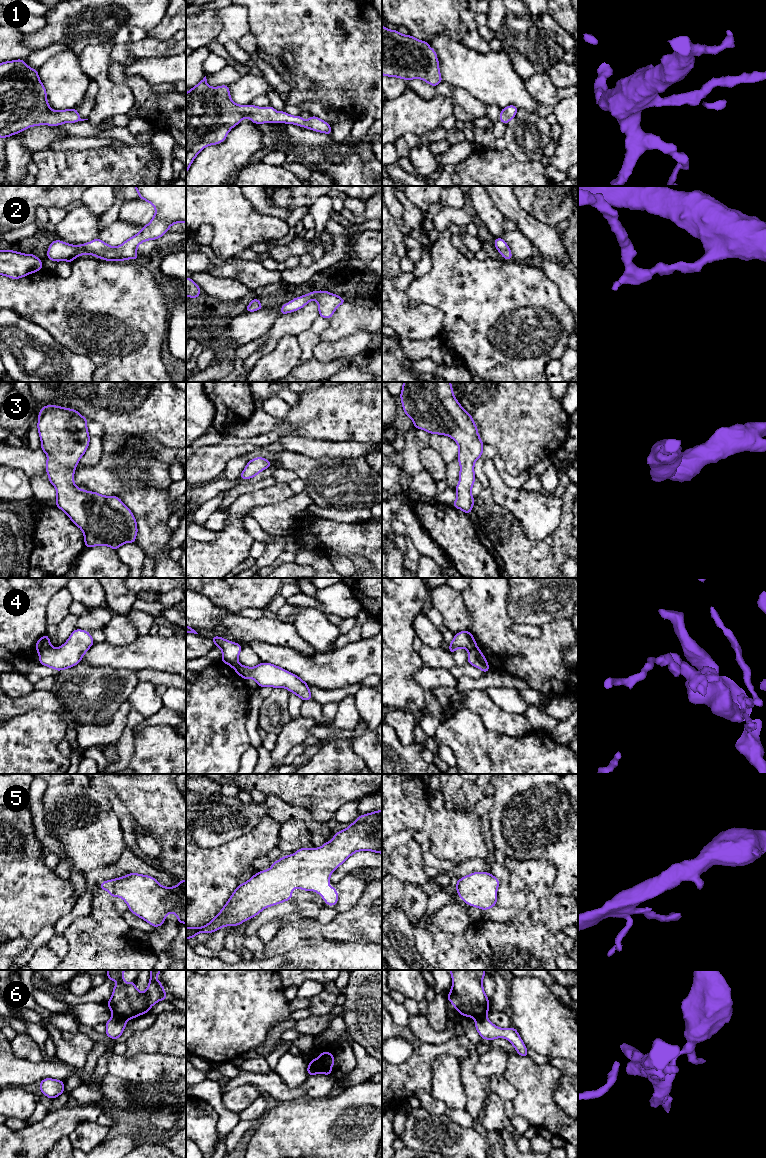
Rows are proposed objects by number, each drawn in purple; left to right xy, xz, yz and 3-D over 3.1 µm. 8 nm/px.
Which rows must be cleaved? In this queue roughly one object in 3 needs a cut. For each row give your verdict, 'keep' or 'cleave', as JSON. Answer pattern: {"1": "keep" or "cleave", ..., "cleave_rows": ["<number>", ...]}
{"1": "keep", "2": "keep", "3": "keep", "4": "cleave", "5": "keep", "6": "cleave", "cleave_rows": ["4", "6"]}

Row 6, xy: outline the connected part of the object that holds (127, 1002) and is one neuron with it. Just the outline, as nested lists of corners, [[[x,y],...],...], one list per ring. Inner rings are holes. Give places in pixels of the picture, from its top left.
[[[108,970],[107,979],[119,982],[113,987],[113,993],[106,1005],[113,1016],[122,1020],[130,1020],[142,1014],[148,1013],[150,1008],[158,1001],[168,999],[164,987],[156,975],[161,970],[150,970],[149,984],[144,993],[135,986],[135,980],[129,983],[124,981],[125,970]]]

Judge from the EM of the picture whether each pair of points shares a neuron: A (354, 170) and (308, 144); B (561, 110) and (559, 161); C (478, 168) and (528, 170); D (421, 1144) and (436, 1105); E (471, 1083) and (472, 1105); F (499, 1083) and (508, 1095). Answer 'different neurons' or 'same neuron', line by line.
A: same neuron
B: same neuron
C: same neuron
D: different neurons
E: same neuron
F: same neuron

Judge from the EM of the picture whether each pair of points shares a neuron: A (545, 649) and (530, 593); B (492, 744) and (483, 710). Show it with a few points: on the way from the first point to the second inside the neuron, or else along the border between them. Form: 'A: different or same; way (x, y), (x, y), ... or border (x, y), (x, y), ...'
A: different; border (562, 617), (540, 626)
B: different; border (473, 711), (488, 729), (511, 735)

